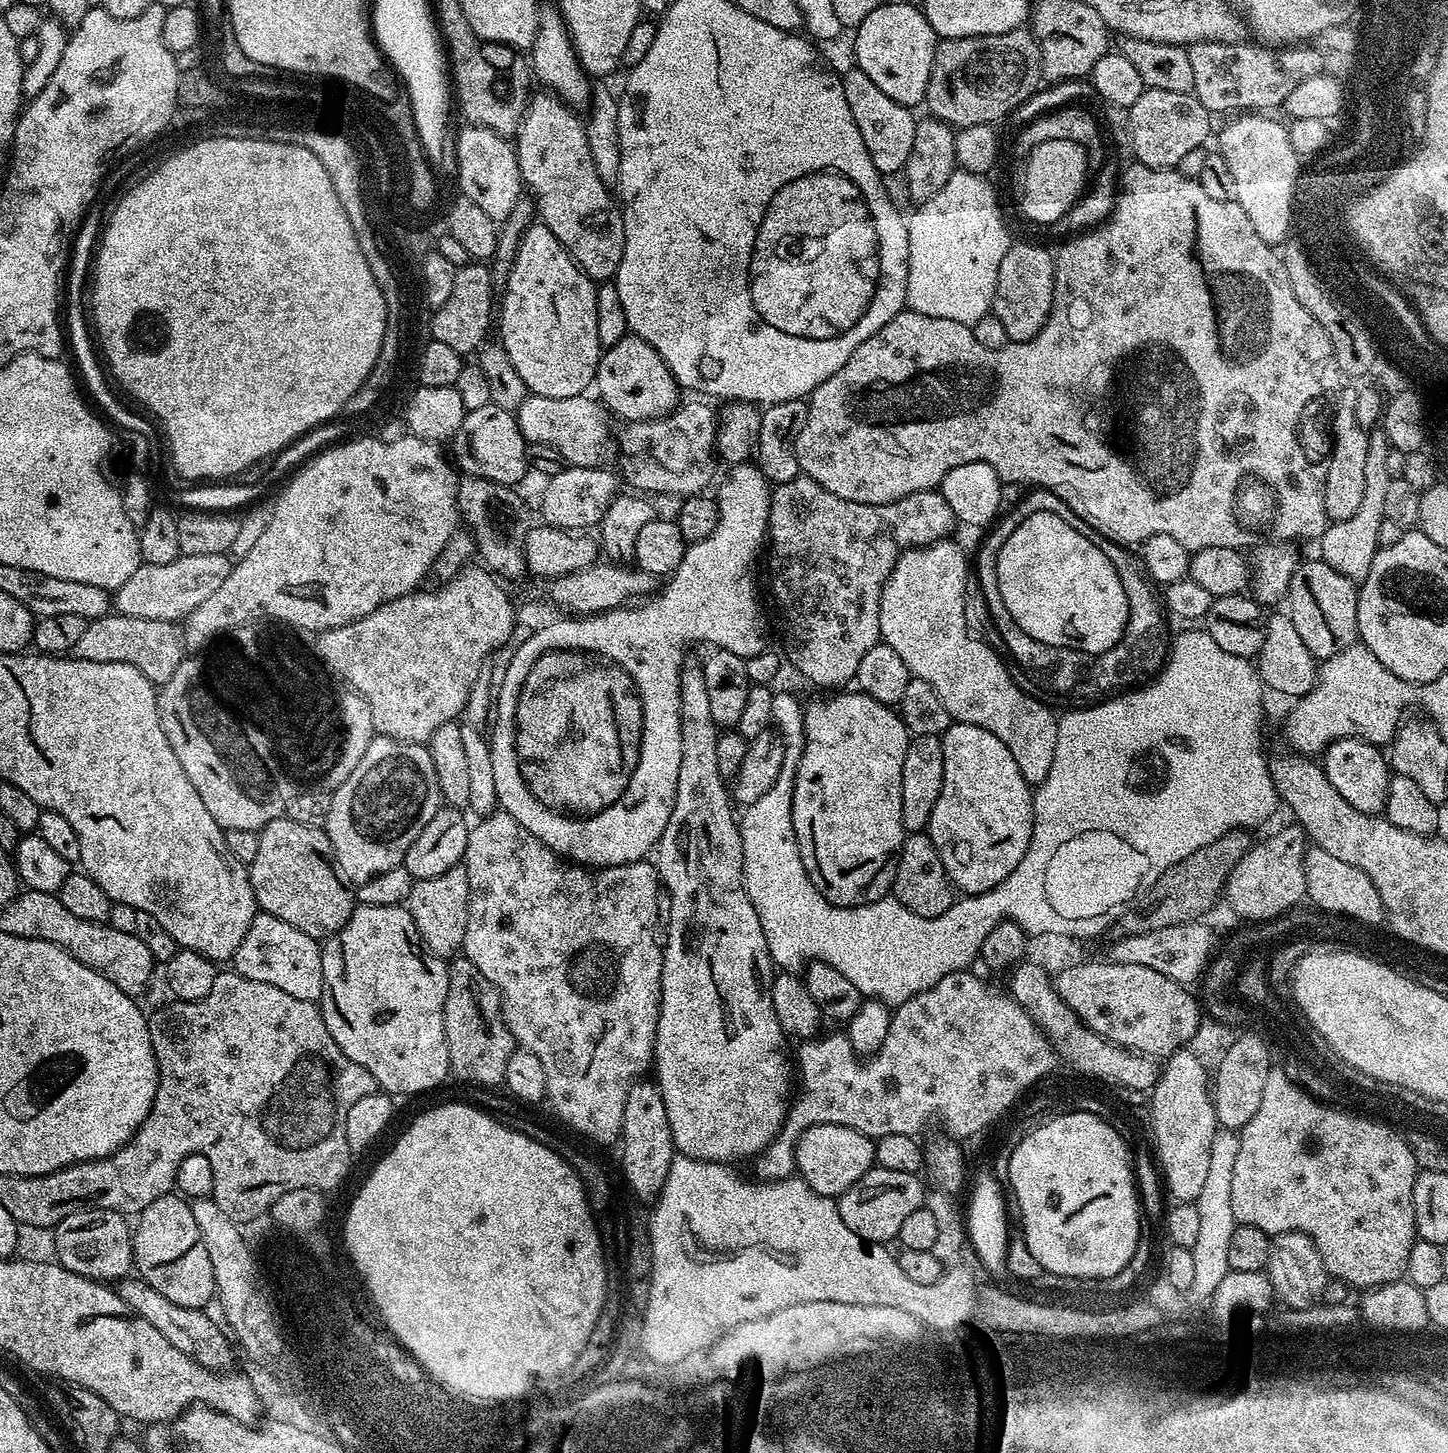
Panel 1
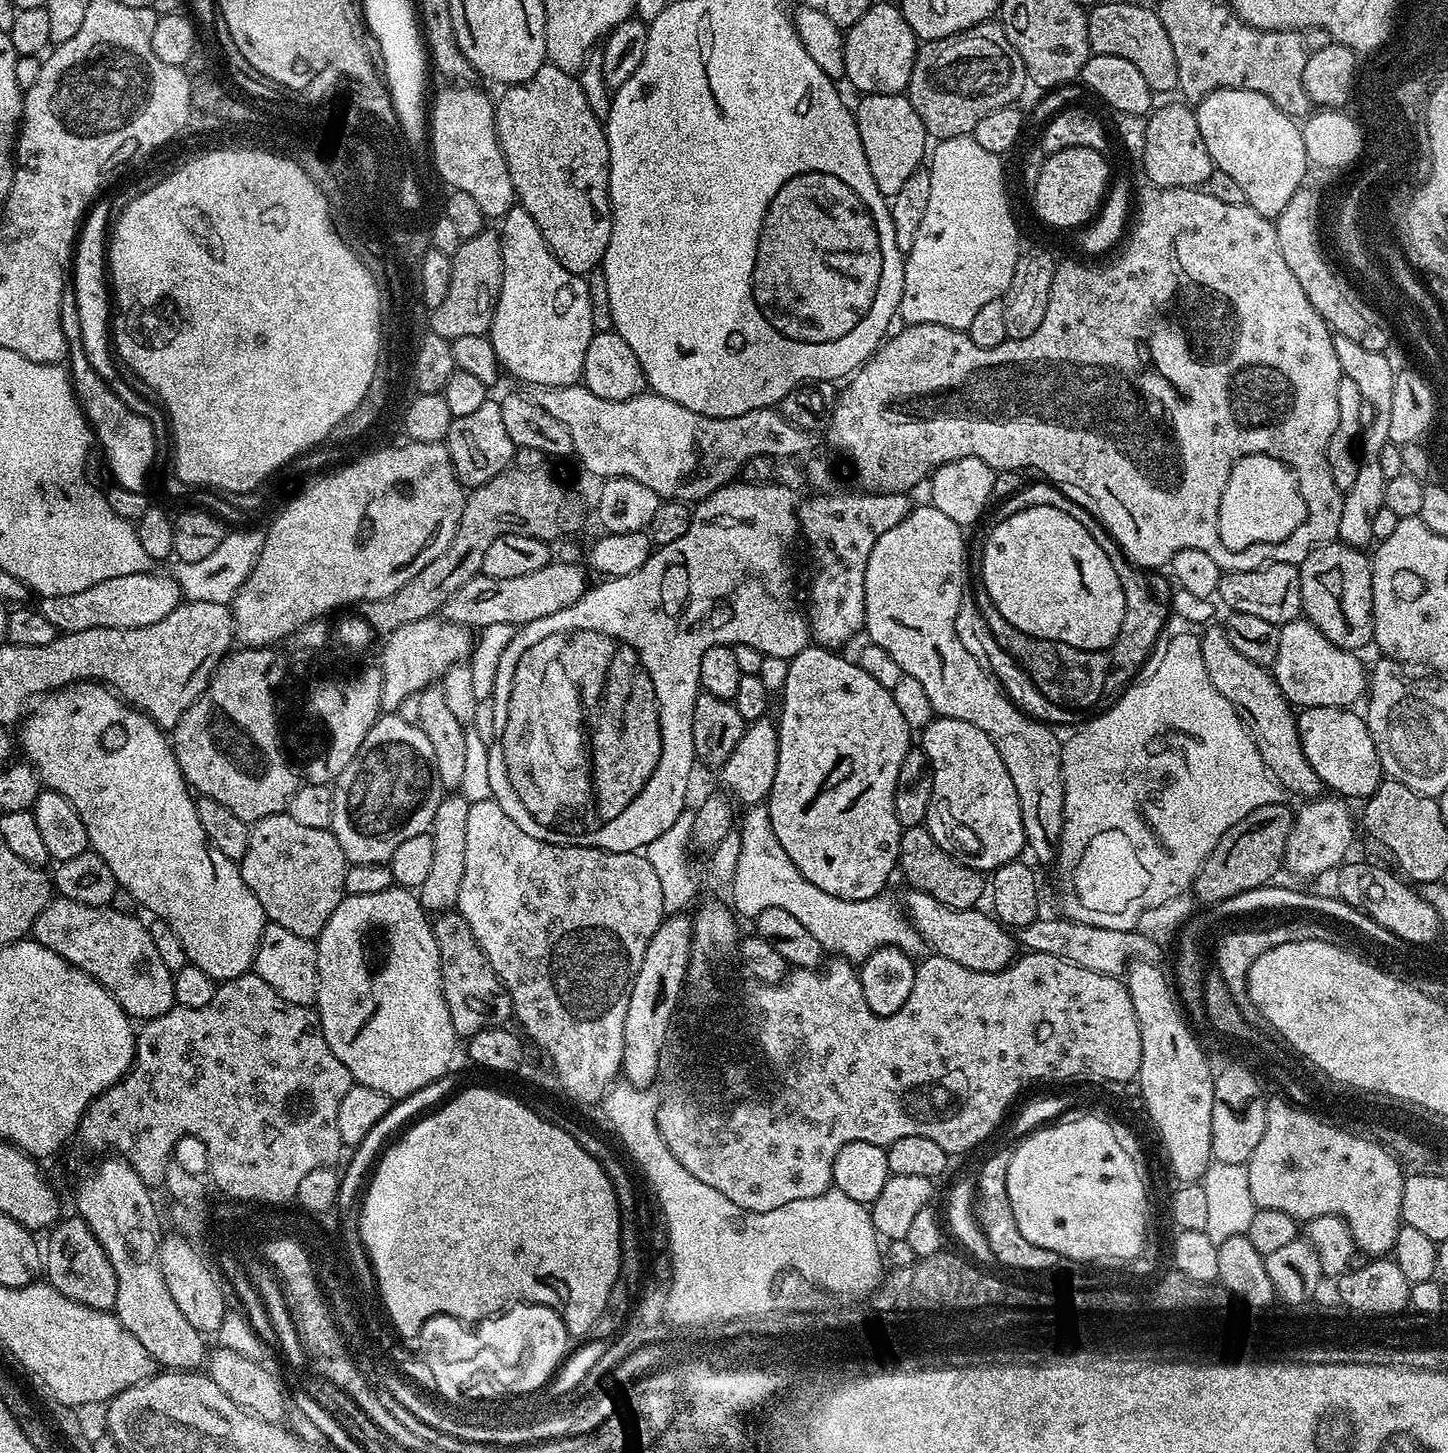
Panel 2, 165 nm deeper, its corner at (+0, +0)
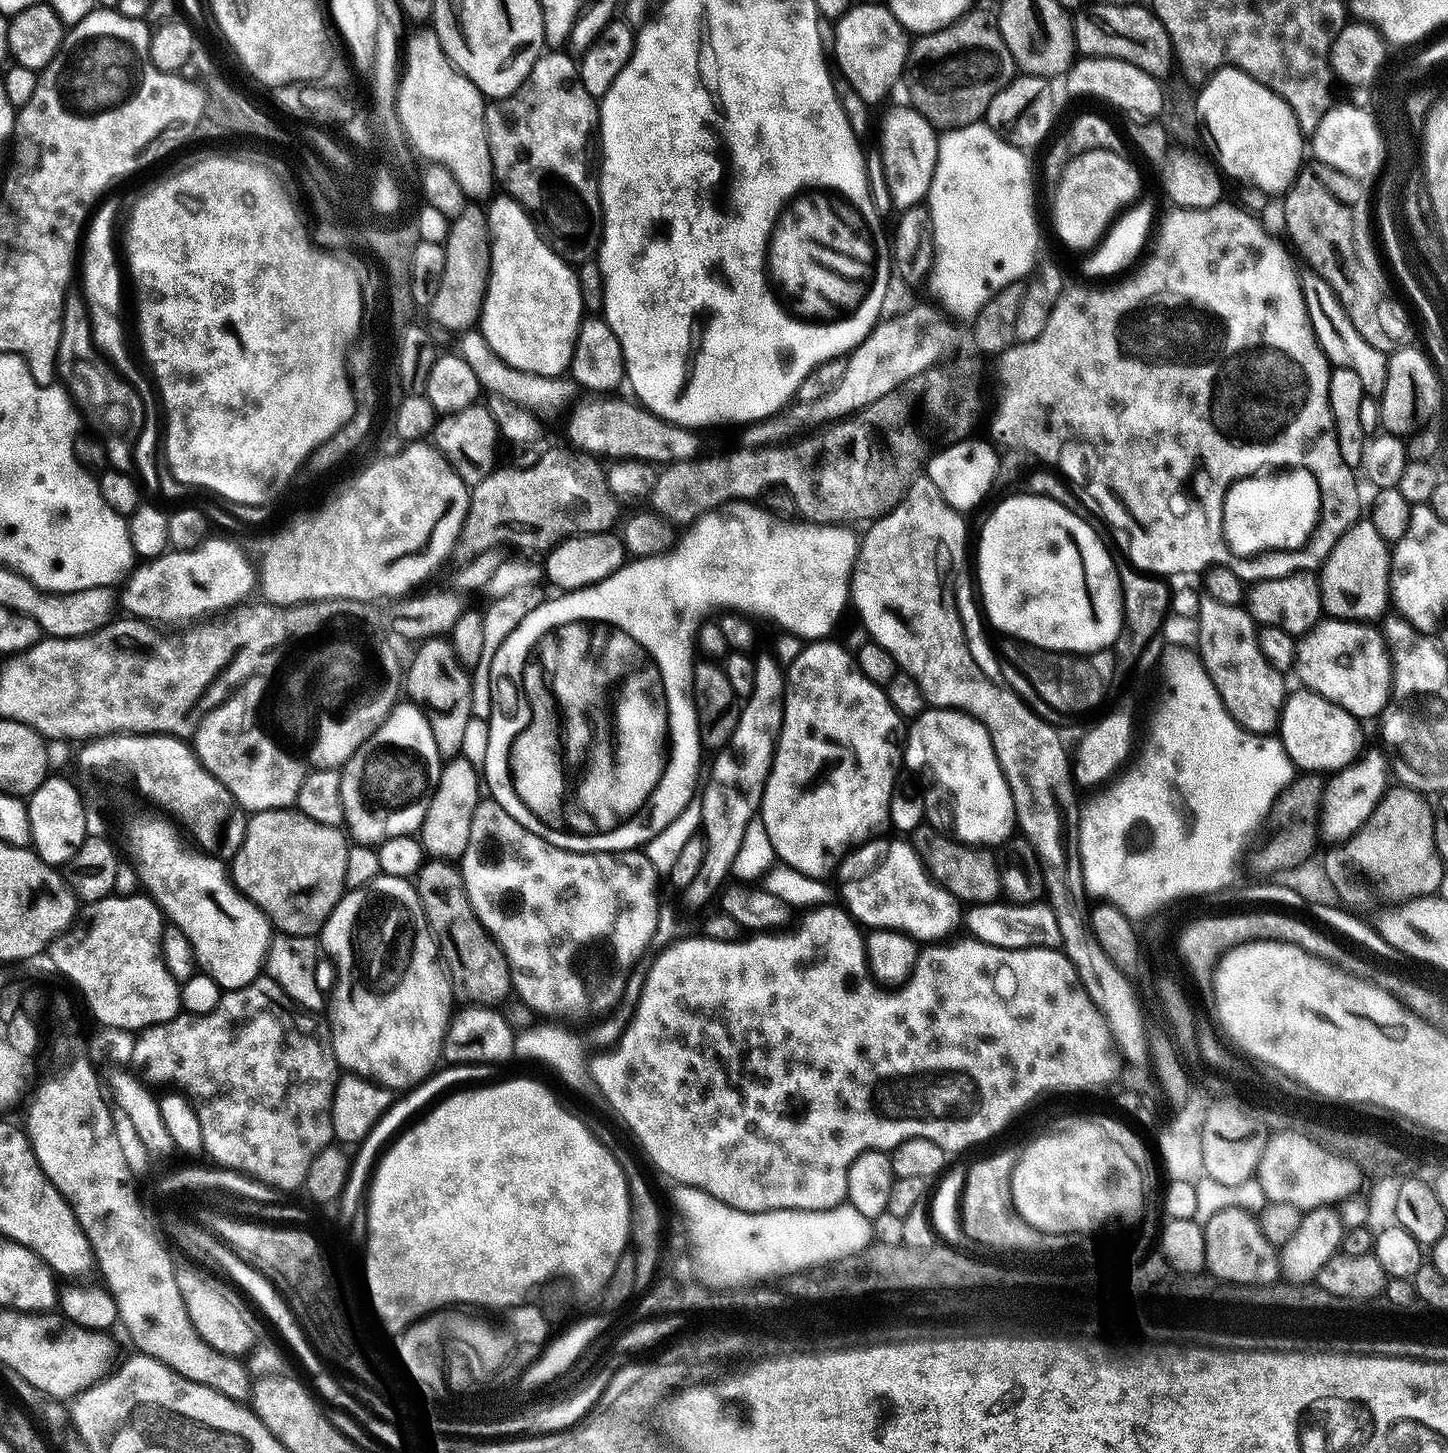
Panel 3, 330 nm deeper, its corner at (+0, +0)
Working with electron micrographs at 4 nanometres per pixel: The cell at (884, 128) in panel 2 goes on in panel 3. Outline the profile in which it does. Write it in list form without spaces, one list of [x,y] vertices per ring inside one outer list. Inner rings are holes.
[[[911,106],[892,108],[880,124],[878,155],[884,163],[885,182],[893,209],[915,208],[927,197],[936,169],[938,132],[921,112]]]

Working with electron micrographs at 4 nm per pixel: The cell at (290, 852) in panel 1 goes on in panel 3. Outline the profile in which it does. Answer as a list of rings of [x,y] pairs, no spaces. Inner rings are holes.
[[[271,808],[265,812],[253,812],[244,826],[242,846],[238,846],[236,855],[231,857],[230,879],[248,901],[264,912],[277,933],[315,937],[346,891],[344,879],[349,847],[349,837],[340,828],[322,826],[322,822],[306,818],[306,814],[299,810]]]

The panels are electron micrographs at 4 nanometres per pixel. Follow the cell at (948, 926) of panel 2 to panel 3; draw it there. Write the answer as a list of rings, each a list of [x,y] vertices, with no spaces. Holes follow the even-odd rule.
[[[896,840],[884,852],[873,872],[864,872],[838,888],[843,907],[865,929],[892,928],[917,942],[940,942],[961,923],[962,908],[941,884],[932,879],[911,843]]]

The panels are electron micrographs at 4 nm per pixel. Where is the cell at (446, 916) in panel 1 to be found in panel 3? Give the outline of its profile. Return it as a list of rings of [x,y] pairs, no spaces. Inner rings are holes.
[[[461,754],[449,759],[441,767],[438,786],[430,798],[430,806],[426,810],[426,818],[422,822],[418,839],[429,857],[438,860],[456,862],[463,857],[466,846],[470,842],[470,818],[474,818],[474,810],[482,799],[482,776],[476,768]]]

